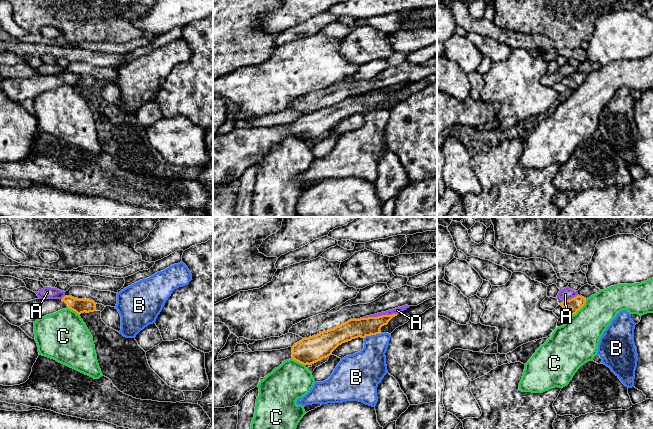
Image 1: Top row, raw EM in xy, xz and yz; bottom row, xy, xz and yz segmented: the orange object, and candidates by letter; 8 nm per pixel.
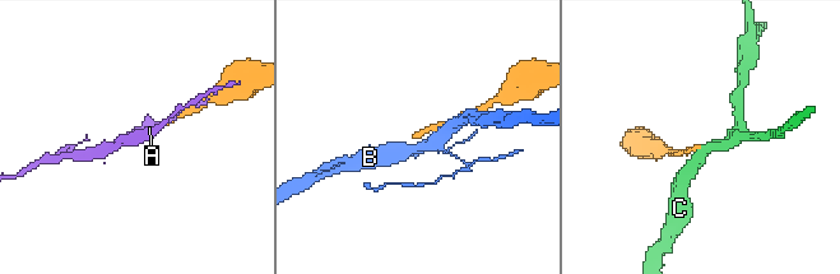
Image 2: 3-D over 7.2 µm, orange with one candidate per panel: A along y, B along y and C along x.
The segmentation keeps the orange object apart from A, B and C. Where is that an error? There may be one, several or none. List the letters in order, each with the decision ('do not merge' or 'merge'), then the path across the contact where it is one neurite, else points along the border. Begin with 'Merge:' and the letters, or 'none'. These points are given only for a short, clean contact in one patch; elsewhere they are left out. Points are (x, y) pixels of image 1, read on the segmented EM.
Merge: none
A: do not merge
B: do not merge
C: do not merge; border along yz (586, 299), (585, 303), (572, 315)

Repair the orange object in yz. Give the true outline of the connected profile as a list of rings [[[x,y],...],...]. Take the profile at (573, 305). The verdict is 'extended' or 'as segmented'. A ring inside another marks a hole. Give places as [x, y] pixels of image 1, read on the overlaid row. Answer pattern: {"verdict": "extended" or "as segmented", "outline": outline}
{"verdict": "as segmented", "outline": [[[577,295],[570,300],[564,300],[560,305],[567,311],[568,314],[574,315],[580,310],[586,302],[586,298]]]}

